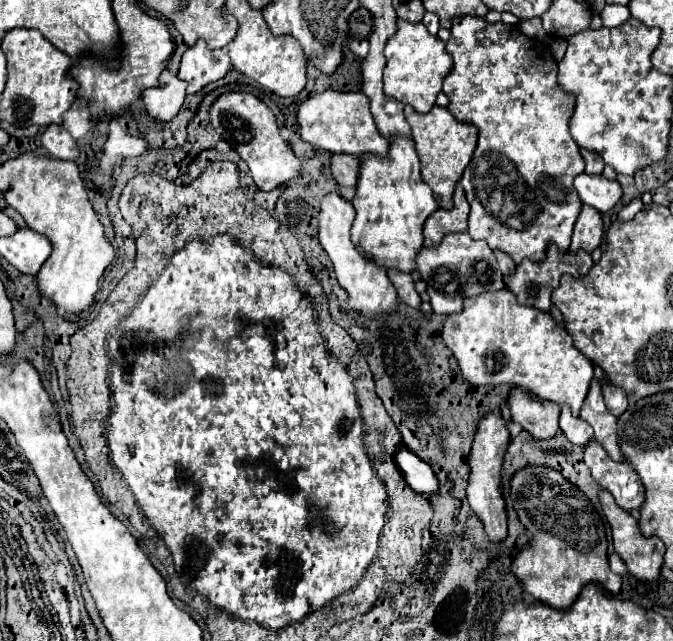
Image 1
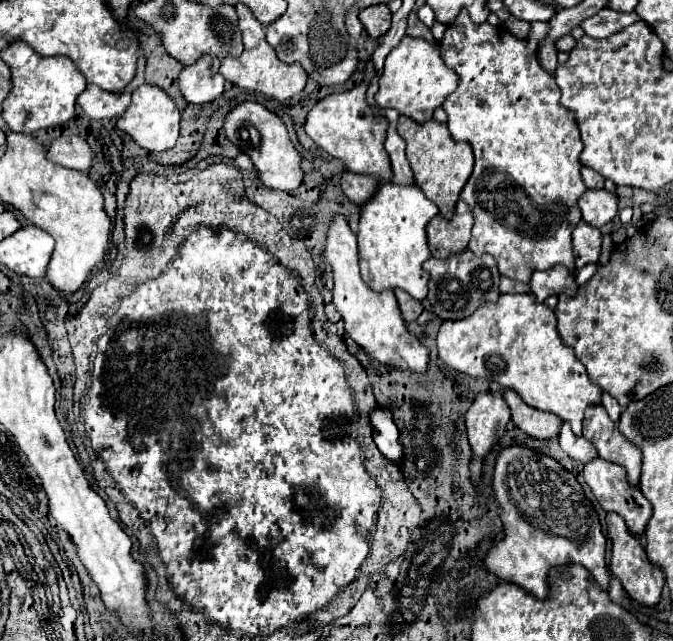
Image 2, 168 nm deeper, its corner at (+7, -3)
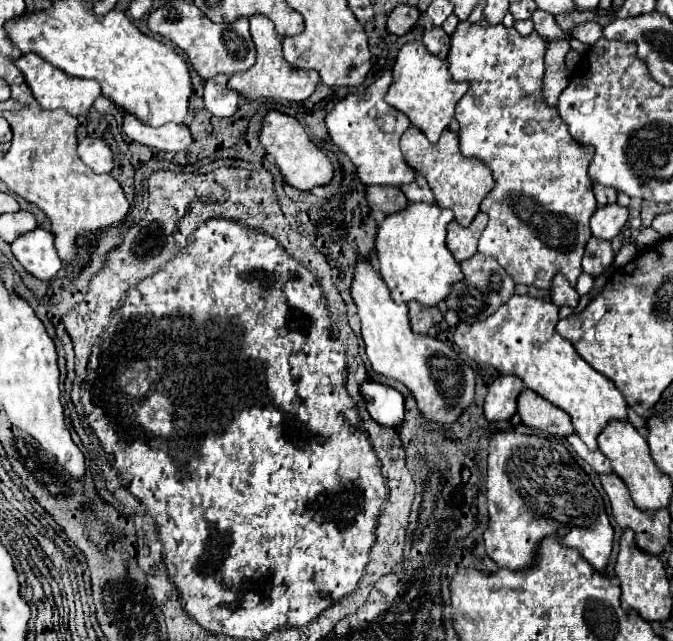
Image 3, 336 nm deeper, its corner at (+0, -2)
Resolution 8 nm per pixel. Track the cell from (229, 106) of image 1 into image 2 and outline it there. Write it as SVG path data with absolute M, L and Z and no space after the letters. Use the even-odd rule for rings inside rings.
M245 101L237 105L227 117L225 117L225 135L243 151L251 157L255 169L259 171L259 179L263 185L269 189L281 189L281 191L291 191L297 189L303 181L303 169L301 169L301 155L293 147L287 127L269 109L265 109L259 103Z

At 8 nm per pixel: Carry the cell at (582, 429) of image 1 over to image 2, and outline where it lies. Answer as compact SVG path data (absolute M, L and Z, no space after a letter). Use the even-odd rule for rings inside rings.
M563 423L563 429L561 429L561 435L559 435L559 443L561 443L561 449L581 461L581 463L589 463L597 457L597 449L593 447L593 443L589 443L585 437L575 437L569 423Z

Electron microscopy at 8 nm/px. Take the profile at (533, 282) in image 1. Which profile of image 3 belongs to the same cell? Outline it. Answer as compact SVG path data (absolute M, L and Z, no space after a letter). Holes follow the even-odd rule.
M556 274L556 278L552 278L550 292L552 292L552 302L556 306L570 306L570 308L578 306L580 294L568 284L568 280L562 274Z

